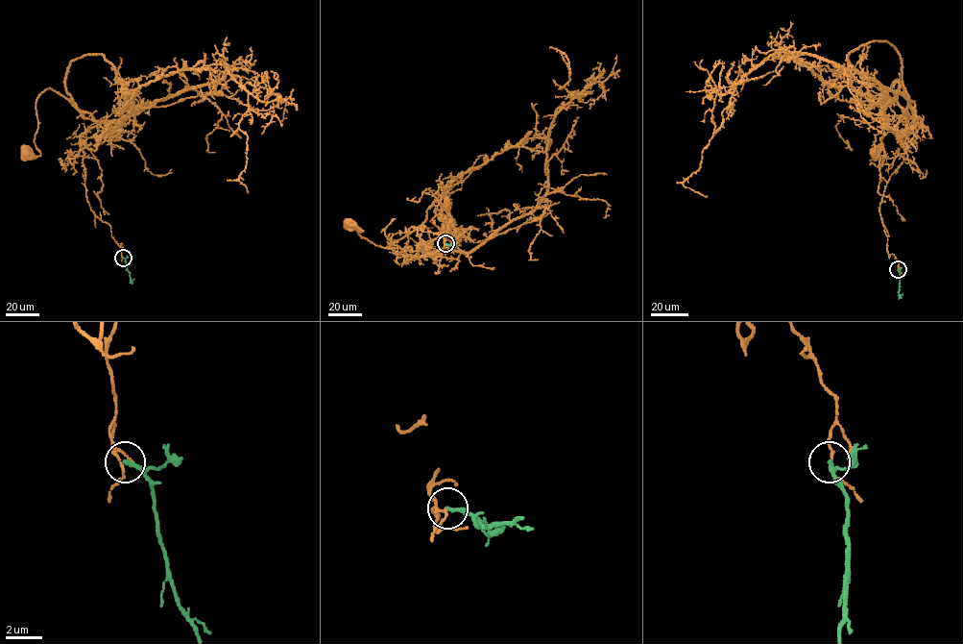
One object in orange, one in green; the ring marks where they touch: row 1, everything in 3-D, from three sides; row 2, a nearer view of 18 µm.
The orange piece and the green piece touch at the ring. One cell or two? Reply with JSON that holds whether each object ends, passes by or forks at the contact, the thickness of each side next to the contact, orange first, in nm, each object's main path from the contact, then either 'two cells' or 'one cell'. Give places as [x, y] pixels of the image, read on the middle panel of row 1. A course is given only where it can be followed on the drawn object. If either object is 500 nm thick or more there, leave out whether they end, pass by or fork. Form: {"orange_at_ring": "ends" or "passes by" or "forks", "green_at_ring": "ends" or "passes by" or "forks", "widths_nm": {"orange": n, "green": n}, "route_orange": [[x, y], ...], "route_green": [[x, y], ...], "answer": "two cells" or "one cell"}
{"orange_at_ring": "passes by", "green_at_ring": "ends", "widths_nm": {"orange": 130, "green": 240}, "route_orange": [[445, 243], [444, 235], [410, 227], [402, 251], [421, 257], [406, 257], [349, 225]], "route_green": [[445, 243], [456, 248]], "answer": "two cells"}

